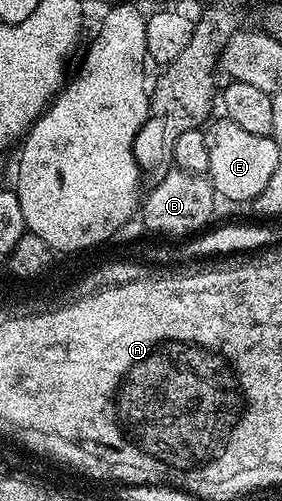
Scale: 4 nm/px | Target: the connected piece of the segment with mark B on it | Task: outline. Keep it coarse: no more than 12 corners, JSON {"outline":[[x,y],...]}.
{"outline":[[170,169],[144,195],[139,219],[153,236],[196,235],[219,195],[204,174]]}

